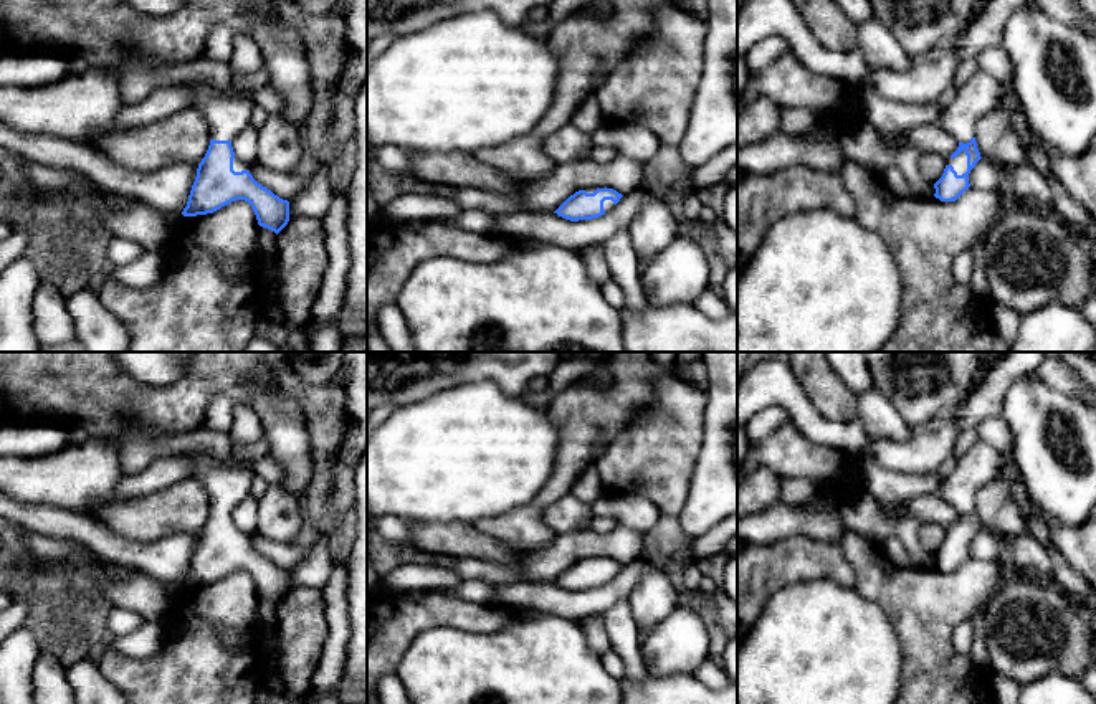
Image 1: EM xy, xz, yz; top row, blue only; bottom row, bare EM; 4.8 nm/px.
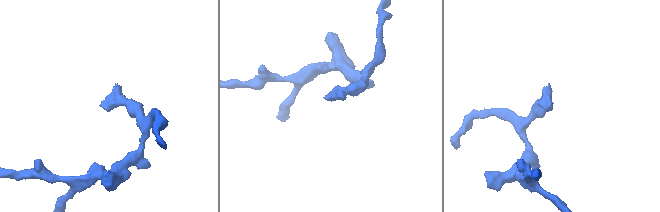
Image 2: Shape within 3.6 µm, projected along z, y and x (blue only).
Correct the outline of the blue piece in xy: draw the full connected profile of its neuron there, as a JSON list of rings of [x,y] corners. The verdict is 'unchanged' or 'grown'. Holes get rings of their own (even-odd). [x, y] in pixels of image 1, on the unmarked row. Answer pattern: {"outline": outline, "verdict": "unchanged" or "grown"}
{"outline": [[[208,451],[183,453],[195,459],[193,479],[200,481],[212,501],[208,521],[197,539],[183,587],[207,585],[245,570],[258,595],[276,605],[289,592],[289,572],[258,554],[250,535],[241,532],[231,511],[250,496],[255,471],[233,469]]], "verdict": "grown"}

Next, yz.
{"outline": [[[984,440],[955,461],[955,469],[941,481],[939,496],[959,512],[957,521],[947,527],[942,547],[934,554],[934,567],[941,572],[955,572],[969,557],[969,544],[982,529],[975,512],[977,491],[994,479],[1010,486],[1010,454],[997,451]]], "verdict": "grown"}

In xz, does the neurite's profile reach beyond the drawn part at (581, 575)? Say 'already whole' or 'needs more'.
needs more

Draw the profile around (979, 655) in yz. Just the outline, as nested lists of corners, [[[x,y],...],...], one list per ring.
[[[984,605],[972,618],[974,626],[974,641],[970,649],[970,659],[974,666],[982,673],[987,674],[990,671],[989,651],[985,643],[985,608]]]

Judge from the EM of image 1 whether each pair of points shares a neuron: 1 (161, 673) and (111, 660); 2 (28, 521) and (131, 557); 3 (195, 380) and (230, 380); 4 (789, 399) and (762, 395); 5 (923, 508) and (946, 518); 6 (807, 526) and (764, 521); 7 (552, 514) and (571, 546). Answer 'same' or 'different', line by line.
1: same
2: same
3: same
4: same
5: same
6: same
7: different

